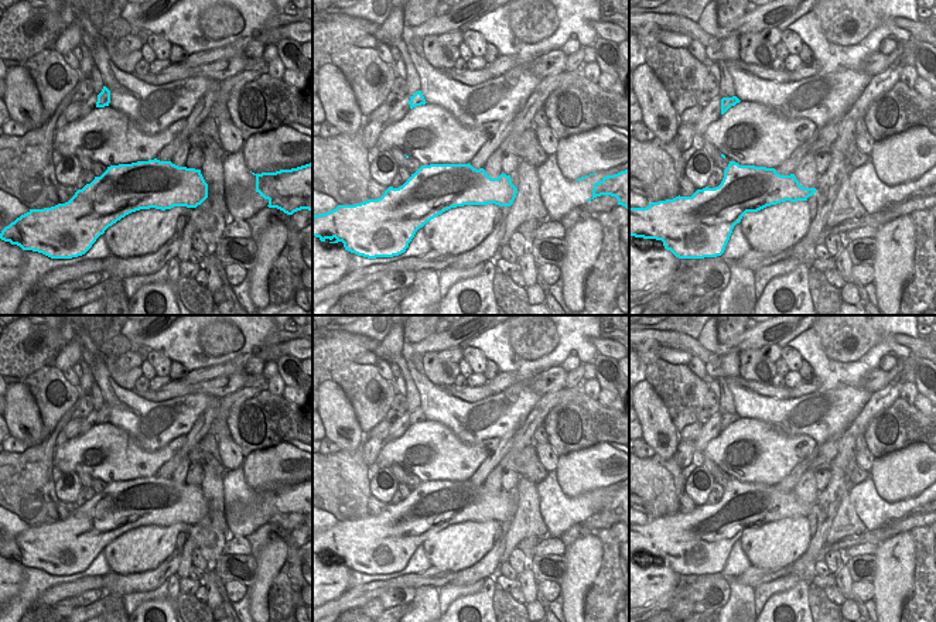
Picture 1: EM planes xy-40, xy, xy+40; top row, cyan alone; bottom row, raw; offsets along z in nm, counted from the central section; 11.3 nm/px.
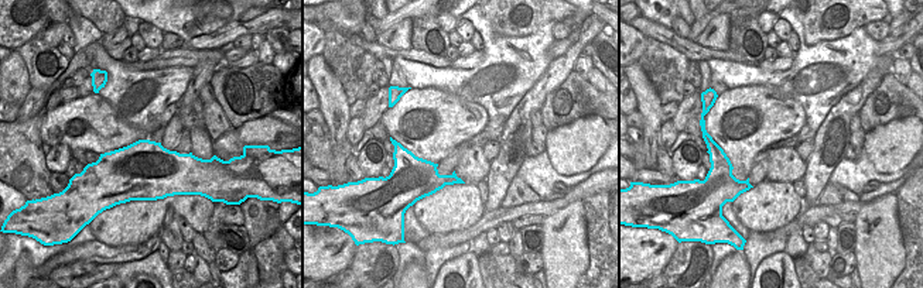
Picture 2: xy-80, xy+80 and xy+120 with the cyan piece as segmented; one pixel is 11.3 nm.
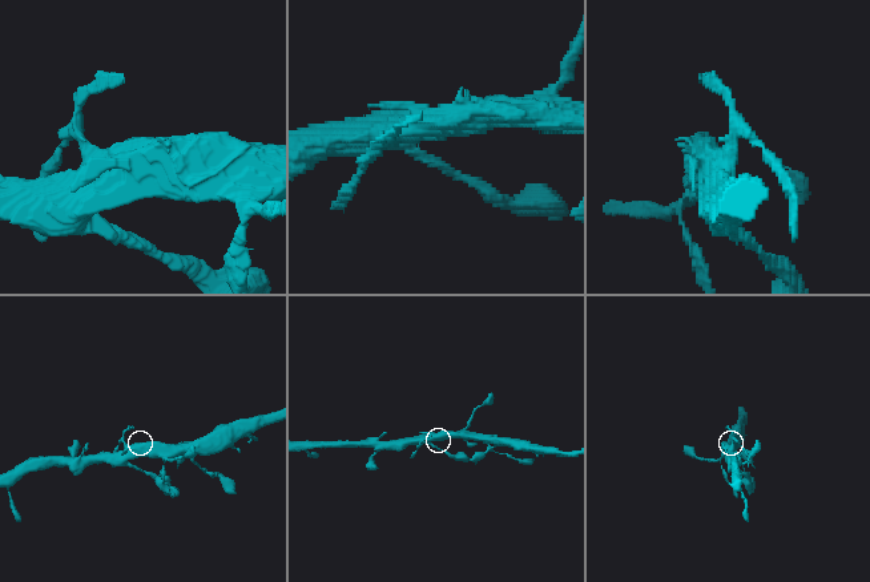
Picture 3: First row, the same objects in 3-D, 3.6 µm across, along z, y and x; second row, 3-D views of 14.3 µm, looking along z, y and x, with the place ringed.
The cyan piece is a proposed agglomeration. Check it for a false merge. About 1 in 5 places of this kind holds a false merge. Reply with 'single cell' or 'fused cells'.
single cell

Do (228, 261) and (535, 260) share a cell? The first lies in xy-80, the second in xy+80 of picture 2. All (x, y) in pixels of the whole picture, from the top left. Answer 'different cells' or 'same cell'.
same cell

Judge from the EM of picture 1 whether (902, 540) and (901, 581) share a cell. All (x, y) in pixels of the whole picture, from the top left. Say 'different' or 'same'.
same

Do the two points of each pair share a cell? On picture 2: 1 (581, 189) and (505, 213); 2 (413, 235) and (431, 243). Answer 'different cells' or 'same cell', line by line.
1: same cell
2: different cells

